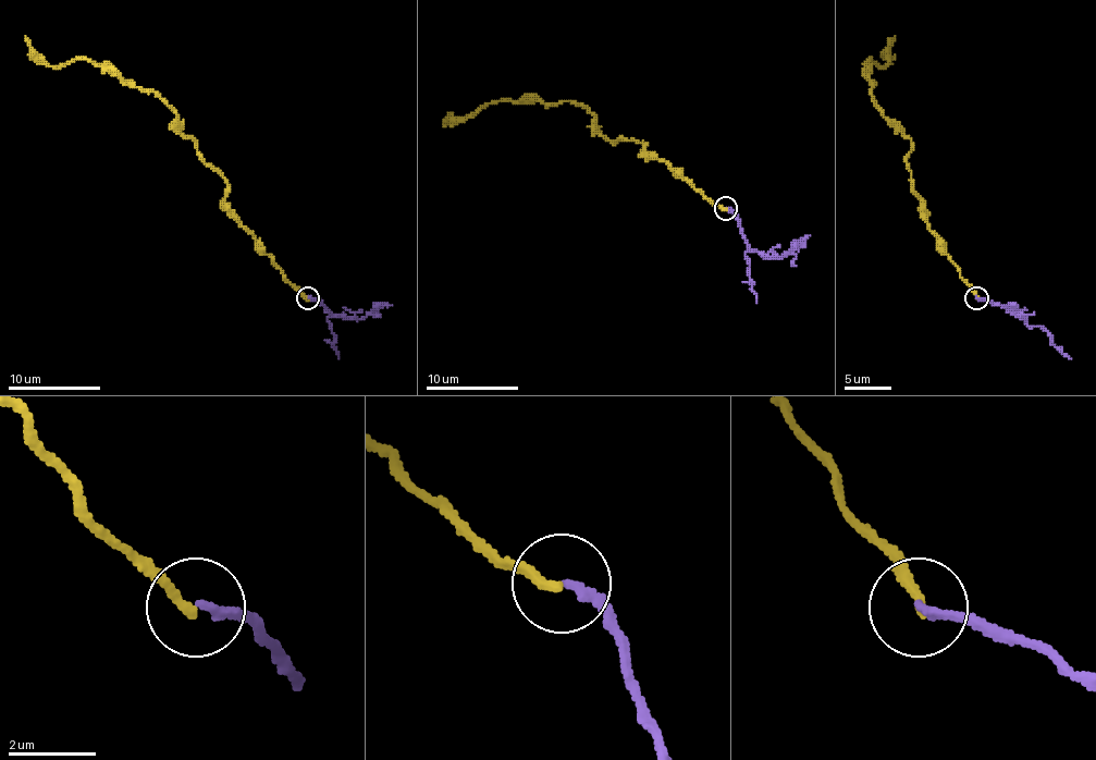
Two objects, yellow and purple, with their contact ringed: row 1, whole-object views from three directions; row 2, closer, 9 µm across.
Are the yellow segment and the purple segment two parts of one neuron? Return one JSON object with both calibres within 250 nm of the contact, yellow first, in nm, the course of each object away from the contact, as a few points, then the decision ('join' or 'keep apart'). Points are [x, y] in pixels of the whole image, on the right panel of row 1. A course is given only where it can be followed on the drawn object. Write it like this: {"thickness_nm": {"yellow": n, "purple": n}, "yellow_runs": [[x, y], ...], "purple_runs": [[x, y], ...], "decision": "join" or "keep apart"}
{"thickness_nm": {"yellow": 220, "purple": 190}, "yellow_runs": [[976, 298], [927, 224], [907, 161], [911, 141], [885, 117], [869, 92], [869, 59], [885, 65], [895, 36]], "purple_runs": [[976, 298], [1016, 313], [1030, 326], [1041, 326], [1071, 358]], "decision": "keep apart"}

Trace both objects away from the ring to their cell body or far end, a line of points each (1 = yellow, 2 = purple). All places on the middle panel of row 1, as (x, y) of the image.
1: (726, 208), (642, 151), (645, 145), (611, 143), (596, 117), (570, 100), (484, 103), (443, 126)
2: (726, 208), (736, 217), (747, 247), (744, 256), (750, 261), (756, 303)

